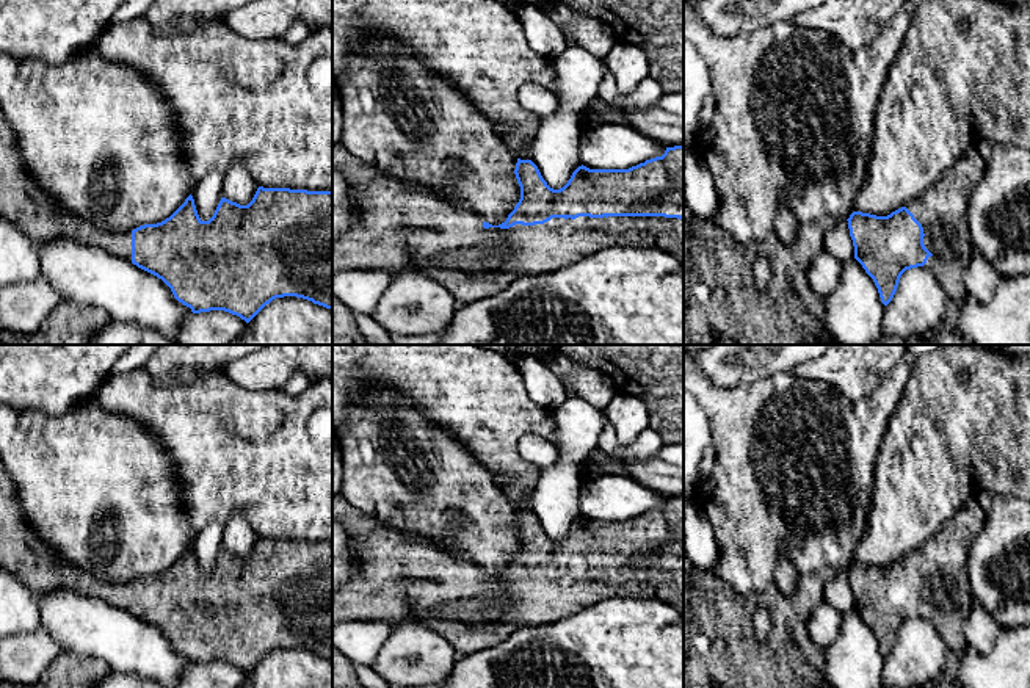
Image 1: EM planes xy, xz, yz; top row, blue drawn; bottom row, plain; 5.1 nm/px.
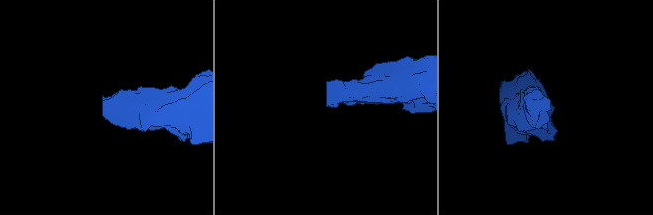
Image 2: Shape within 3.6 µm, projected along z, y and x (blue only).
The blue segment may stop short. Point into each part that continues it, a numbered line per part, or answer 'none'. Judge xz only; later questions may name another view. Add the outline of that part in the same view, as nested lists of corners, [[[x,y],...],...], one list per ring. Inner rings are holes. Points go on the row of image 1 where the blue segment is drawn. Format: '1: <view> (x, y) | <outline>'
1: xz (402, 224) | [[[340,143],[332,146],[332,169],[340,171],[353,186],[359,216],[354,226],[332,241],[332,274],[383,270],[395,276],[417,270],[441,282],[459,304],[469,304],[492,296],[495,288],[503,290],[517,277],[558,271],[613,246],[655,248],[684,262],[684,219],[679,218],[578,216],[484,229],[484,219],[475,210],[444,201],[419,183],[381,174]]]

